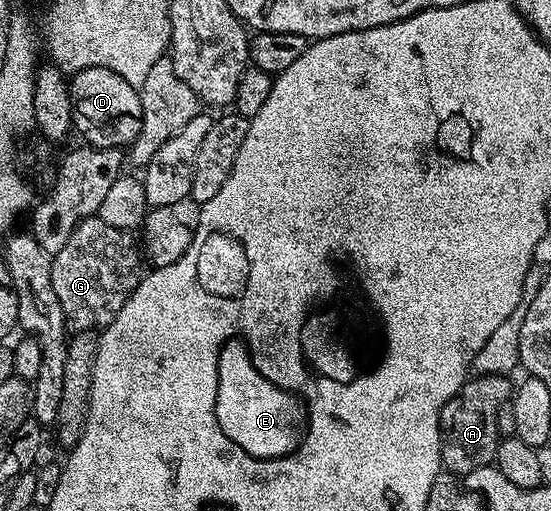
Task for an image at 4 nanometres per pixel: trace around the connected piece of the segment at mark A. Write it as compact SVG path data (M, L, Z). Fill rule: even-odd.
M508 375L482 376L480 379L470 378L451 398L451 402L447 402L447 406L443 406L443 414L441 415L441 462L444 471L454 472L459 478L467 478L471 474L471 470L490 467L496 461L497 441L499 439L497 430L499 410L504 404L510 403L515 391L514 381L511 382L509 379Z

